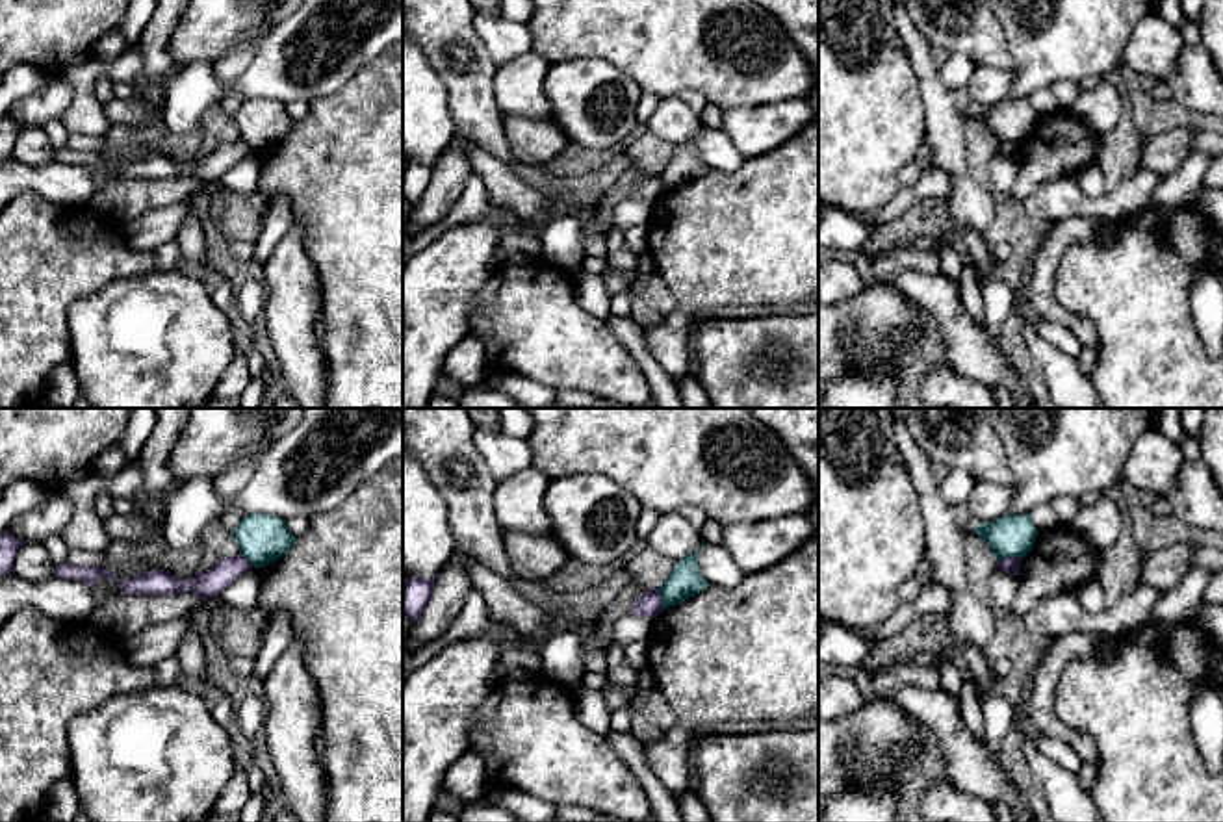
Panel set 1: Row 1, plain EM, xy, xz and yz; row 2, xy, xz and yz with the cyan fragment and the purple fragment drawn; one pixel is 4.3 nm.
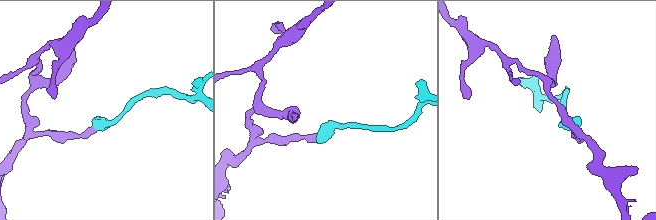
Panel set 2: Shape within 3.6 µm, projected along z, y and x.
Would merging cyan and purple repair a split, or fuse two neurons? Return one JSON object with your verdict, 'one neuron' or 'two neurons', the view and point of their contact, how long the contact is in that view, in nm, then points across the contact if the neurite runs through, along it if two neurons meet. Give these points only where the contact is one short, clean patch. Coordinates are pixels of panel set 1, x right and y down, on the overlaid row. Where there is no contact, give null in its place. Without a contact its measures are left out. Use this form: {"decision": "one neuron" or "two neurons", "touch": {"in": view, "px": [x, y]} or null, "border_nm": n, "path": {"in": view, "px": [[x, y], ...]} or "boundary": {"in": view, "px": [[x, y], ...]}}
{"decision": "two neurons", "touch": {"in": "xz", "px": [661, 598]}, "border_nm": 110, "boundary": {"in": "xz", "px": [[656, 587], [661, 598], [661, 611]]}}

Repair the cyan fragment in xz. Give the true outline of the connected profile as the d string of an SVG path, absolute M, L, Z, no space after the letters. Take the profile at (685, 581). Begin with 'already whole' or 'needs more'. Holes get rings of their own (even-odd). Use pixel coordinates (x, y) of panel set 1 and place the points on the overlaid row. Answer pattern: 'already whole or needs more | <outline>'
already whole | M698 549L685 559L679 559L670 577L657 586L663 599L661 612L703 592L709 586L698 572L696 553Z

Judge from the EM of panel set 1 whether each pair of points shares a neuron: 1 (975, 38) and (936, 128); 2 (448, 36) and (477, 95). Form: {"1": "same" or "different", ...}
{"1": "different", "2": "same"}

